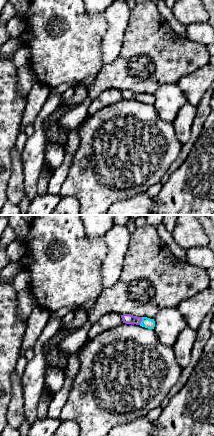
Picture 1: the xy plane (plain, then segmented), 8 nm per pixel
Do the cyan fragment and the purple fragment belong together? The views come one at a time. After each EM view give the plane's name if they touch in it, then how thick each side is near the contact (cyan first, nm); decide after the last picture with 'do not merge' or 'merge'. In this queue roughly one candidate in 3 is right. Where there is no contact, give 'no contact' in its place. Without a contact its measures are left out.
contact in xy; calibres 80 and 80 nm

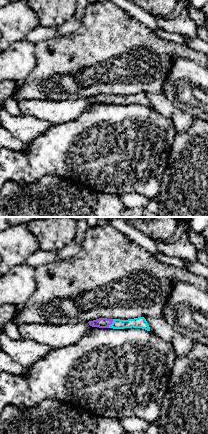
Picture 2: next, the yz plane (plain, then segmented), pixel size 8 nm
contact in yz; calibres 90 and 80 nm

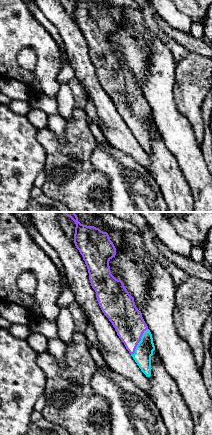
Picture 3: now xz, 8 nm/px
contact in xz; calibres 140 and 240 nm

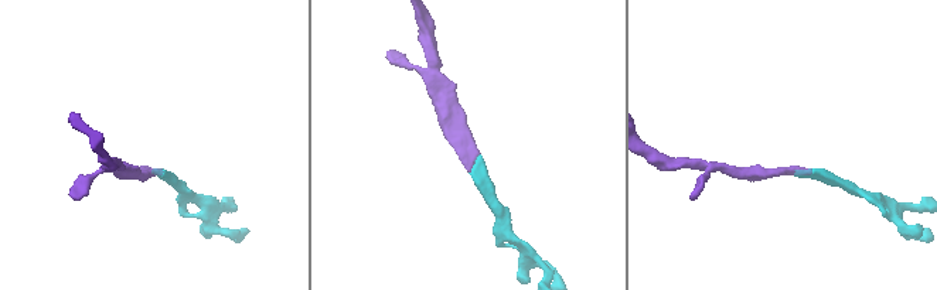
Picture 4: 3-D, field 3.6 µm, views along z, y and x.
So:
merge

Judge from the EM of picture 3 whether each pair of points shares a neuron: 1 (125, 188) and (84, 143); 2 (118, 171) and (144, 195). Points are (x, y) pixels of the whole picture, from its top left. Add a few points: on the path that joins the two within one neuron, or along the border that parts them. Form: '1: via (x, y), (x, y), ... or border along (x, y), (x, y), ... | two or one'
1: border along (89, 129), (96, 142), (91, 163), (104, 173) | two
2: via (124, 177), (138, 191) | one

